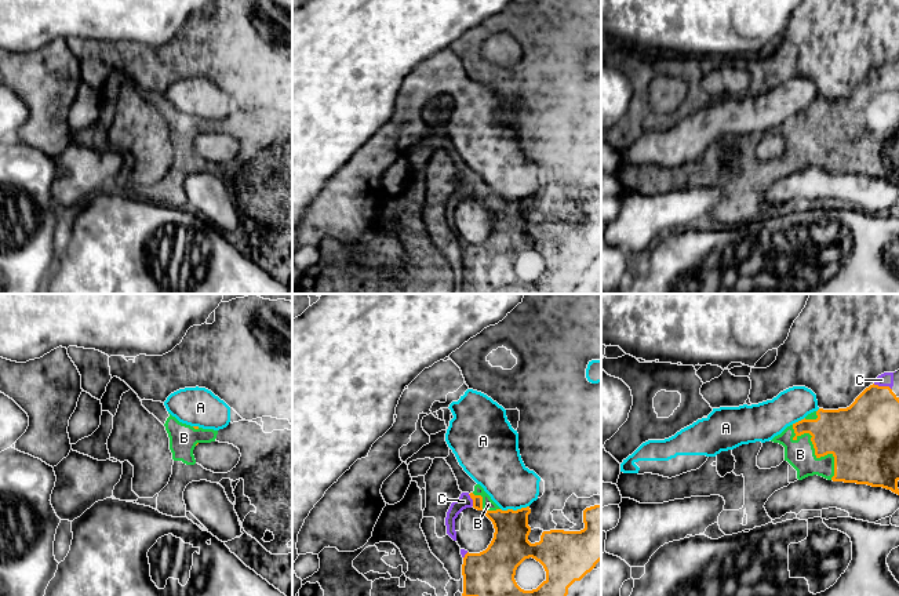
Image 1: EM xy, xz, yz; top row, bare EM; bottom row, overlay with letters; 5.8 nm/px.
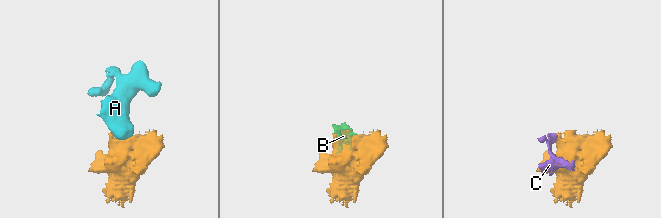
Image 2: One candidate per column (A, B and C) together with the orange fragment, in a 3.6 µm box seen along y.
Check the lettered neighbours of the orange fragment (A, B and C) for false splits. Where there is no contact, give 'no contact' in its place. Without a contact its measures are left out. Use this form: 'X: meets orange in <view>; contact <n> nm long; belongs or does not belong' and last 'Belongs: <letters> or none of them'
A: meets orange in xz; contact 170 nm long; does not belong
B: meets orange in yz; contact 400 nm long; belongs
C: meets orange in yz; contact 120 nm long; belongs
Belongs: B, C

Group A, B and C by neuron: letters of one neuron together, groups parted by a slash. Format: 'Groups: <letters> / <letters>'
Groups: A / B C

